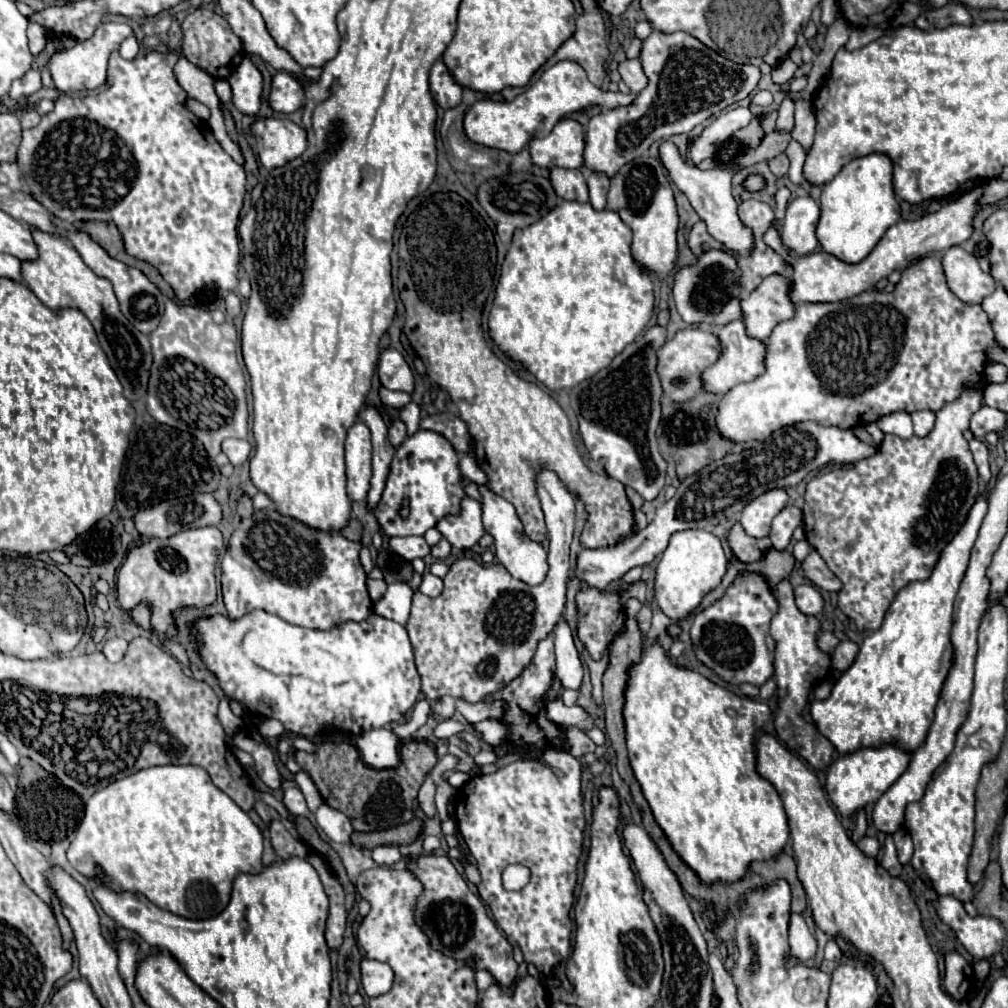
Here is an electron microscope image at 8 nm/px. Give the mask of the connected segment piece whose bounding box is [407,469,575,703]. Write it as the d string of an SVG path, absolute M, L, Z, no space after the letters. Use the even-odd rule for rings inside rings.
M541 469L535 477L535 483L537 483L537 497L541 501L541 509L545 513L545 523L549 531L549 573L541 585L531 587L511 577L511 573L501 563L479 565L475 559L463 557L449 567L449 573L443 579L445 589L439 597L431 599L419 593L415 593L413 597L407 631L411 645L415 649L415 665L421 675L423 695L427 695L427 699L431 701L443 695L451 695L451 697L461 697L469 703L477 703L485 695L497 691L501 685L505 687L513 677L517 677L523 671L523 667L531 663L539 639L547 637L563 615L567 581L571 575L569 545L573 539L575 499L573 493L567 489L567 485L551 469Z

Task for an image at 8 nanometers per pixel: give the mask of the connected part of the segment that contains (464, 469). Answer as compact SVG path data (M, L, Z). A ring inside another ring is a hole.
M463 455L463 457L459 459L459 471L461 471L467 479L471 479L473 483L483 483L483 485L487 485L487 477L483 475L481 467L475 463L473 457Z

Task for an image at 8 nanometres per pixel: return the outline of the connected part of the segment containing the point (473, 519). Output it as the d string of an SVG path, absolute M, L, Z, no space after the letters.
M463 497L461 511L457 515L447 515L437 523L439 533L457 549L473 547L481 535L485 533L481 523L479 501L471 497Z

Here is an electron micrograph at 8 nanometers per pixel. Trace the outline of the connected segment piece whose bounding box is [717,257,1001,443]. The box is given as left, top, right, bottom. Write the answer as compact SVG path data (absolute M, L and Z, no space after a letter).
M925 257L919 259L917 263L909 265L903 273L901 273L901 281L895 285L895 289L891 293L881 293L875 289L863 291L851 299L845 301L835 301L835 303L801 303L797 305L797 313L793 319L779 323L779 327L775 327L775 331L771 333L771 337L767 339L767 371L763 375L759 375L757 379L737 385L733 387L729 393L725 393L725 397L719 403L719 415L717 415L717 427L721 431L723 437L737 441L737 443L745 443L745 441L763 441L767 439L773 431L785 427L785 425L793 425L799 421L817 421L821 425L835 425L841 429L853 429L853 427L861 427L867 423L877 421L883 415L895 413L895 411L939 411L943 409L947 403L957 401L959 395L967 389L973 387L977 391L985 391L987 381L985 381L985 365L989 363L987 359L987 349L993 347L1001 347L995 339L991 321L987 317L987 313L983 311L983 307L979 303L963 303L961 299L957 299L945 281L943 269L941 269L941 259L939 257Z

